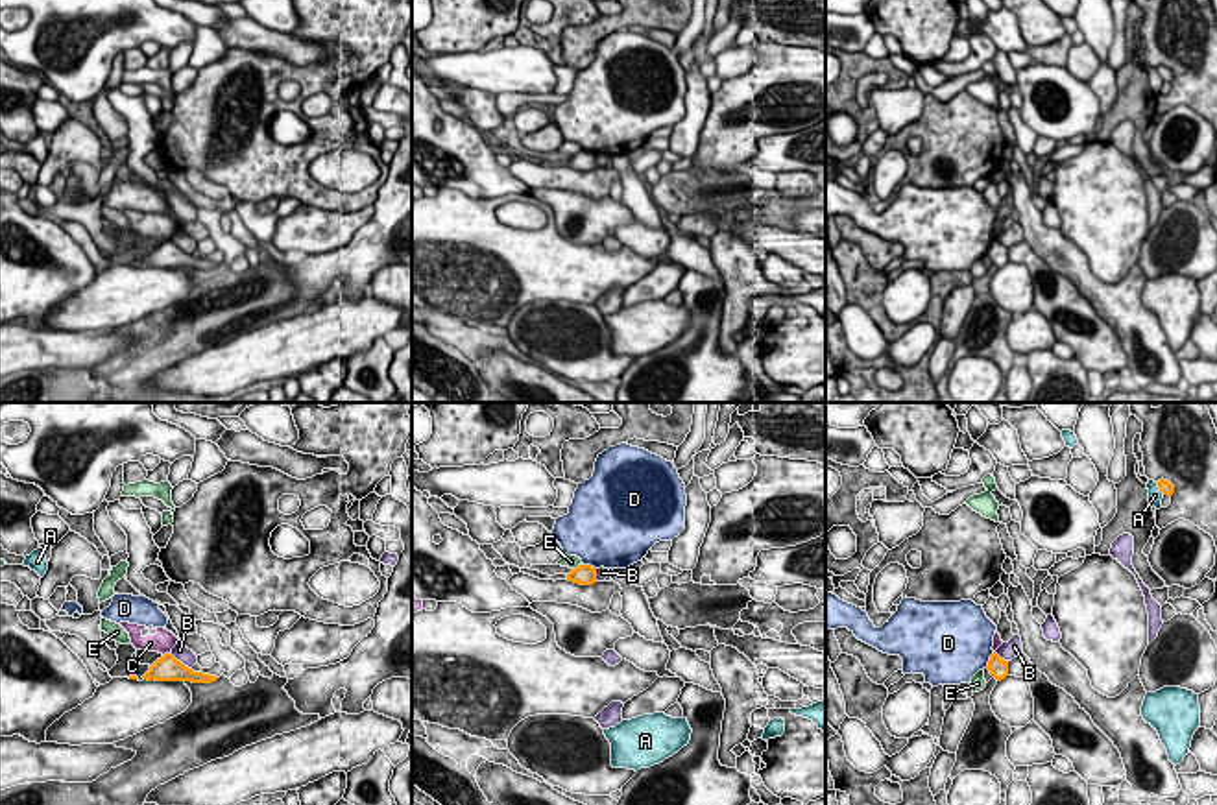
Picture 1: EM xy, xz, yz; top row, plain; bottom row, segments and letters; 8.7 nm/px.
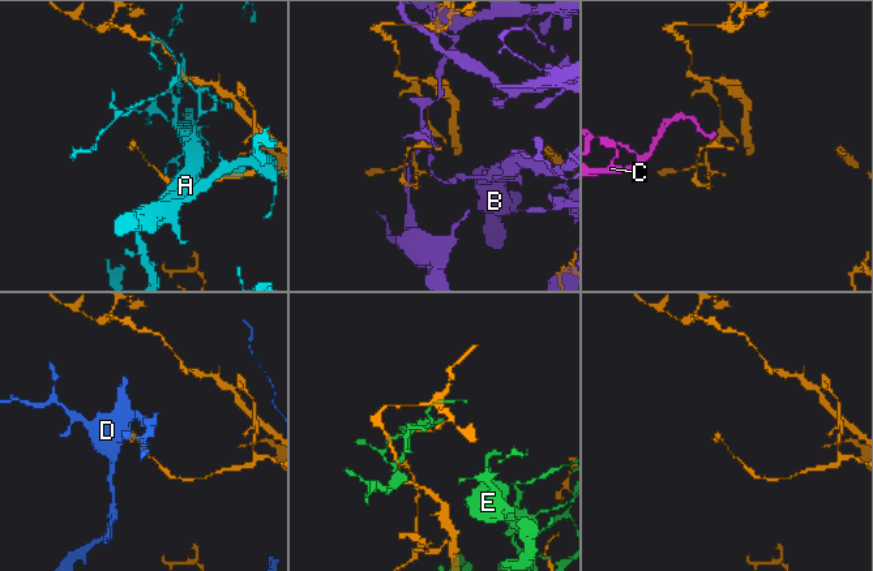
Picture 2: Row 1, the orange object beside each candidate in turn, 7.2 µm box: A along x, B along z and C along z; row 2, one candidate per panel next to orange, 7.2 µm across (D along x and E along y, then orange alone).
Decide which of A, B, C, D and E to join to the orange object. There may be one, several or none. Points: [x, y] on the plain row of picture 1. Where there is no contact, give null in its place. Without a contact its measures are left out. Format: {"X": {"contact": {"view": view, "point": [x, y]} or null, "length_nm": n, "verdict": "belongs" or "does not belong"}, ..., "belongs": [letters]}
{"A": {"contact": {"view": "yz", "point": [1158, 72]}, "length_nm": 140, "verdict": "does not belong"}, "B": {"contact": {"view": "xy", "point": [180, 248]}, "length_nm": 240, "verdict": "does not belong"}, "C": {"contact": {"view": "xy", "point": [165, 240]}, "length_nm": 70, "verdict": "does not belong"}, "D": {"contact": {"view": "yz", "point": [990, 246]}, "length_nm": 170, "verdict": "does not belong"}, "E": {"contact": {"view": "xz", "point": [578, 152]}, "length_nm": 110, "verdict": "does not belong"}, "belongs": []}

